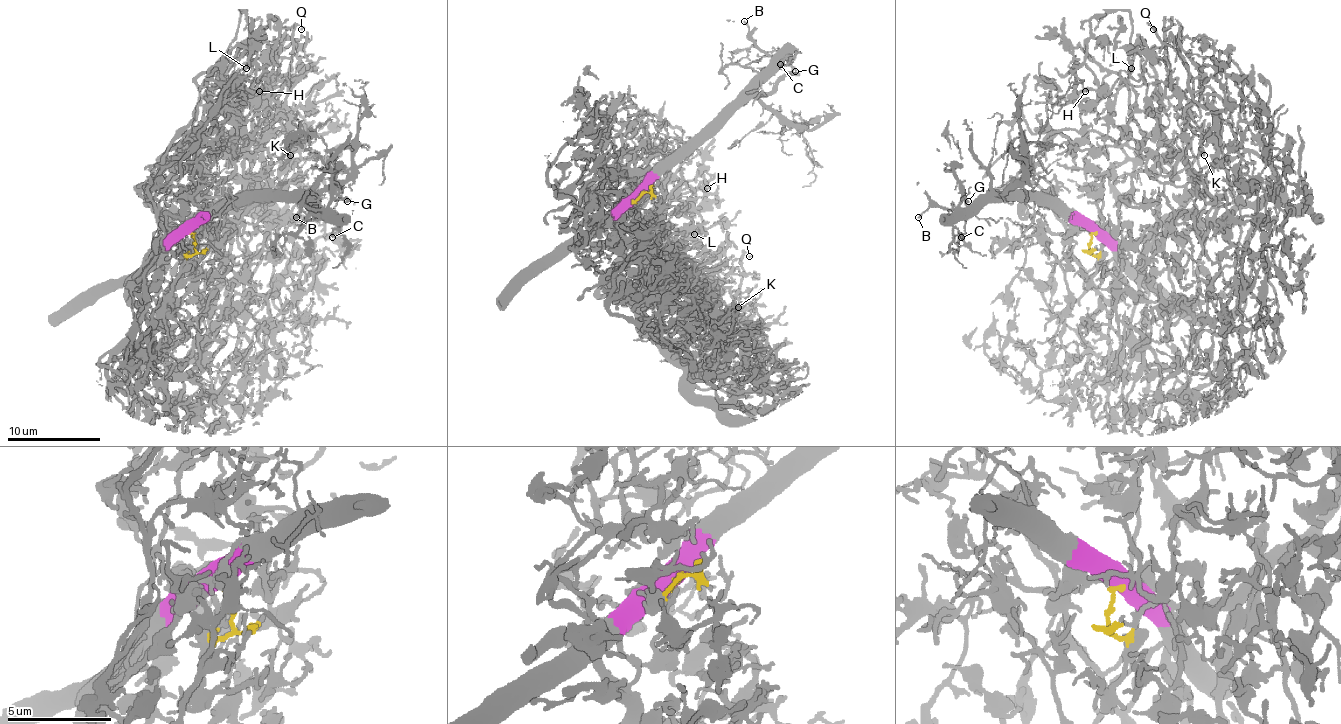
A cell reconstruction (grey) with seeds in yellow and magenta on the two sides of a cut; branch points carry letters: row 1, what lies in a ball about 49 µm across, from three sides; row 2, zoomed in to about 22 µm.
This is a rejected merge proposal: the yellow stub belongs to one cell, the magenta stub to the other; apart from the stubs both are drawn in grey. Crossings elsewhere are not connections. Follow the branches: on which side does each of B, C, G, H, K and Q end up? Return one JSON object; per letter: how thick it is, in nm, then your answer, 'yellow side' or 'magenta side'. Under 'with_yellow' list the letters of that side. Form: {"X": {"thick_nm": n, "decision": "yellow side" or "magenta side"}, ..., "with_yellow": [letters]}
{"B": {"thick_nm": 140, "decision": "magenta side"}, "C": {"thick_nm": 100, "decision": "magenta side"}, "G": {"thick_nm": 150, "decision": "magenta side"}, "H": {"thick_nm": 110, "decision": "yellow side"}, "K": {"thick_nm": 150, "decision": "yellow side"}, "Q": {"thick_nm": 110, "decision": "yellow side"}, "with_yellow": ["H", "K", "Q"]}

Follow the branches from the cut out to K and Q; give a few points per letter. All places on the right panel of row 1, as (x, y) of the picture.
K: (1095, 233), (1097, 254), (1125, 226), (1132, 240), (1172, 217), (1195, 219), (1193, 228), (1214, 116), (1205, 156)
Q: (1095, 233), (1097, 254), (1125, 226), (1132, 240), (1174, 217), (1195, 226), (1214, 163), (1221, 123), (1153, 30)

